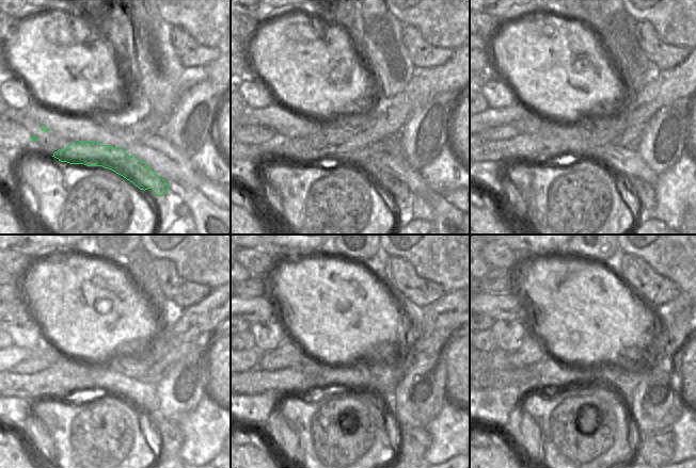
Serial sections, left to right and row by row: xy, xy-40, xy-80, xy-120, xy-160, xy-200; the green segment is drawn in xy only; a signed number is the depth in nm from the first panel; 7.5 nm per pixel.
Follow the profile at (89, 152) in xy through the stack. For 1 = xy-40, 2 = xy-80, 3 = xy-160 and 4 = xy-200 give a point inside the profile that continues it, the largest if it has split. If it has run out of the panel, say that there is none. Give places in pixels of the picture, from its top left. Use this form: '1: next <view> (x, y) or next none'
1: next xy-40 (400, 193)
2: next xy-80 (644, 194)
3: next xy-160 (413, 440)
4: next xy-200 (655, 449)

